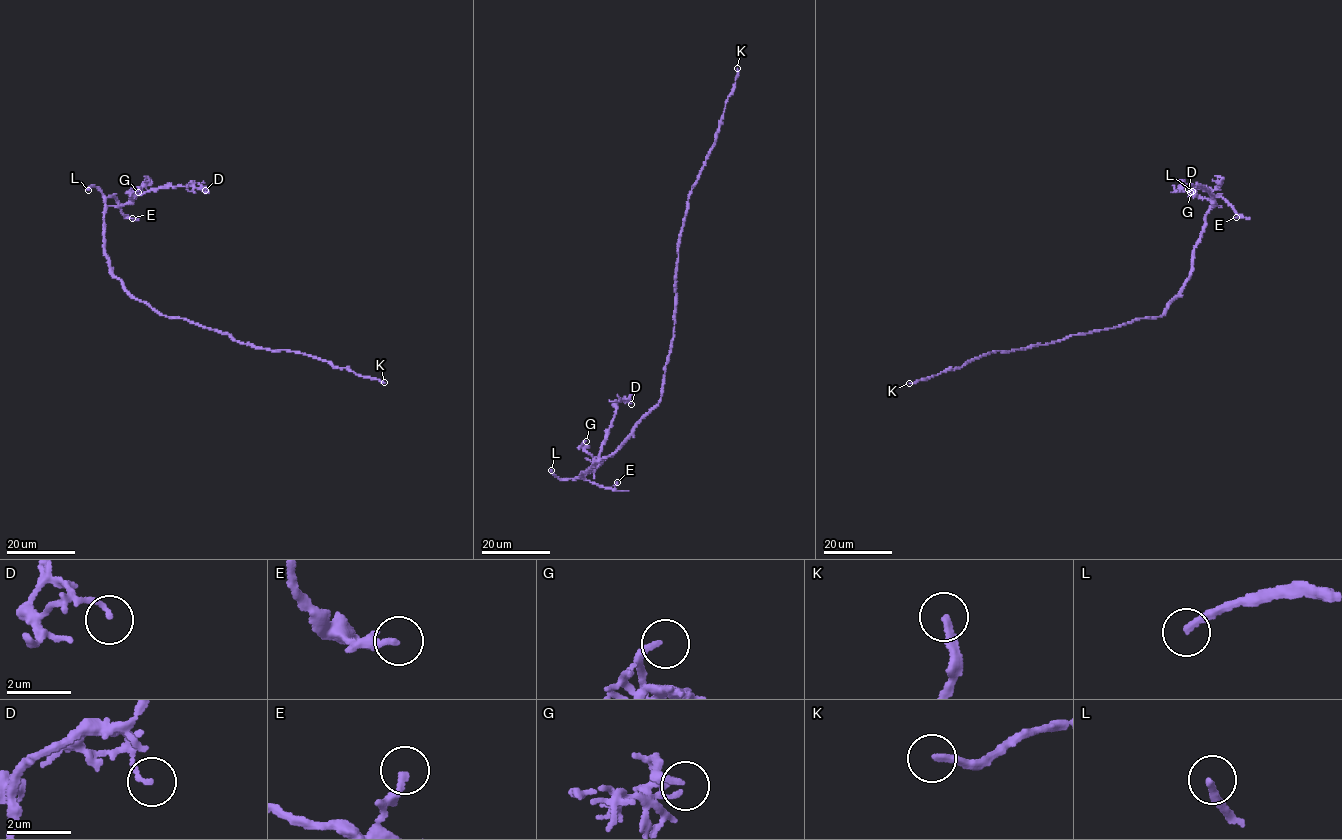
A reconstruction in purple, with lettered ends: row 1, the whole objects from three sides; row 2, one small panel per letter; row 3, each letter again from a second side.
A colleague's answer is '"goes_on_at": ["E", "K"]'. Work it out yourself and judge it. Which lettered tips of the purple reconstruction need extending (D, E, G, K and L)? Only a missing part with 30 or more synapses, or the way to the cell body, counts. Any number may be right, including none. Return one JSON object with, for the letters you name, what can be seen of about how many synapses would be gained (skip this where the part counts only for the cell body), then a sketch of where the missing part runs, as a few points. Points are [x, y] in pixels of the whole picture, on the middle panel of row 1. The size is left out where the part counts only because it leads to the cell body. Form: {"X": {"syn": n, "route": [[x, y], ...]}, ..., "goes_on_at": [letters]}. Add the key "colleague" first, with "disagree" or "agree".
{"colleague": "disagree", "K": {"syn": 250, "route": [[737, 68], [748, 44], [731, 29], [677, 82], [651, 78], [628, 102], [603, 101], [611, 109]]}, "goes_on_at": ["K", "L"]}

